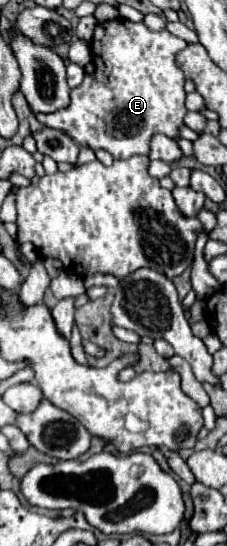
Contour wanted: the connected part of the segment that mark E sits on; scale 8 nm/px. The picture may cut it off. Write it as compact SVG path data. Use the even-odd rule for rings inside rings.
M113 19L99 23L95 27L95 35L91 39L91 53L95 71L87 73L83 83L71 90L71 103L65 111L55 111L51 115L37 115L37 119L53 129L67 133L77 145L89 147L93 151L105 149L113 155L113 159L129 159L133 155L149 155L151 137L155 133L163 133L171 139L179 139L179 129L185 125L183 117L185 109L185 75L177 63L179 51L183 51L189 43L175 37L167 29L151 31L143 21L133 23L127 19Z

